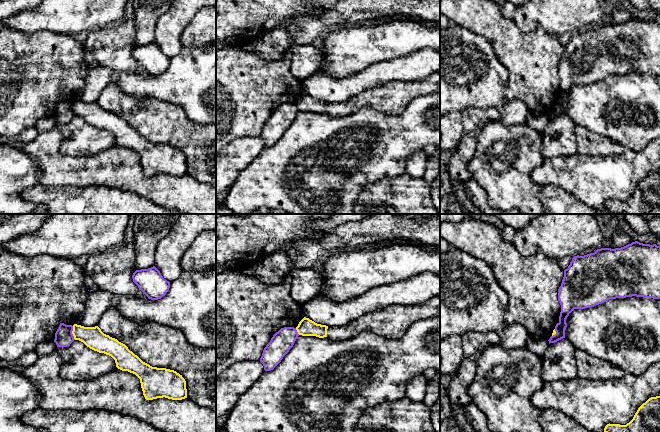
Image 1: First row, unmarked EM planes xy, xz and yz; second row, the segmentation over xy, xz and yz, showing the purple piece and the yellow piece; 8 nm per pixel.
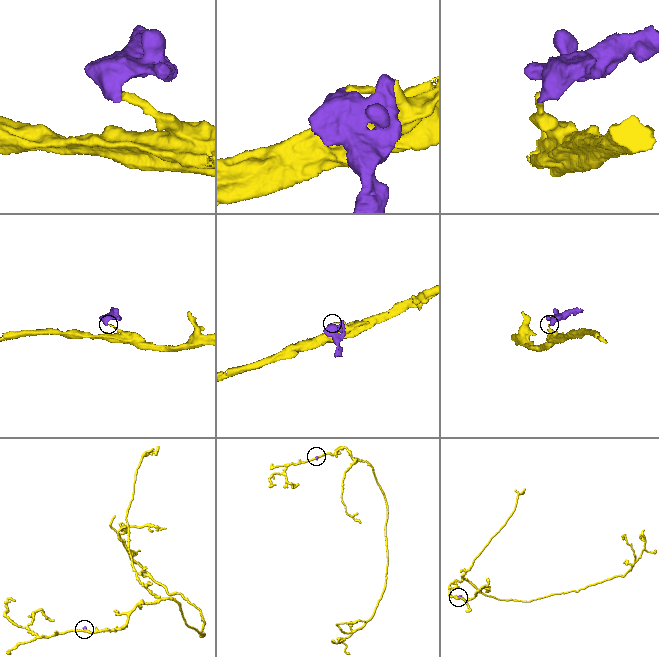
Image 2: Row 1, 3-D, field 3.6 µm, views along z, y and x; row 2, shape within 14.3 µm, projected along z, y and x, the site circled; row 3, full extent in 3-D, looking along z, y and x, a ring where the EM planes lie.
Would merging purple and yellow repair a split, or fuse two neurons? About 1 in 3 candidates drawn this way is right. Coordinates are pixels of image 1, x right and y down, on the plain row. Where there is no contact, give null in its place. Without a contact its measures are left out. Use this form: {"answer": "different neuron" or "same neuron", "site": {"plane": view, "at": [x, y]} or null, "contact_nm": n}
{"answer": "different neuron", "site": {"plane": "xy", "at": [71, 109]}, "contact_nm": 110}

